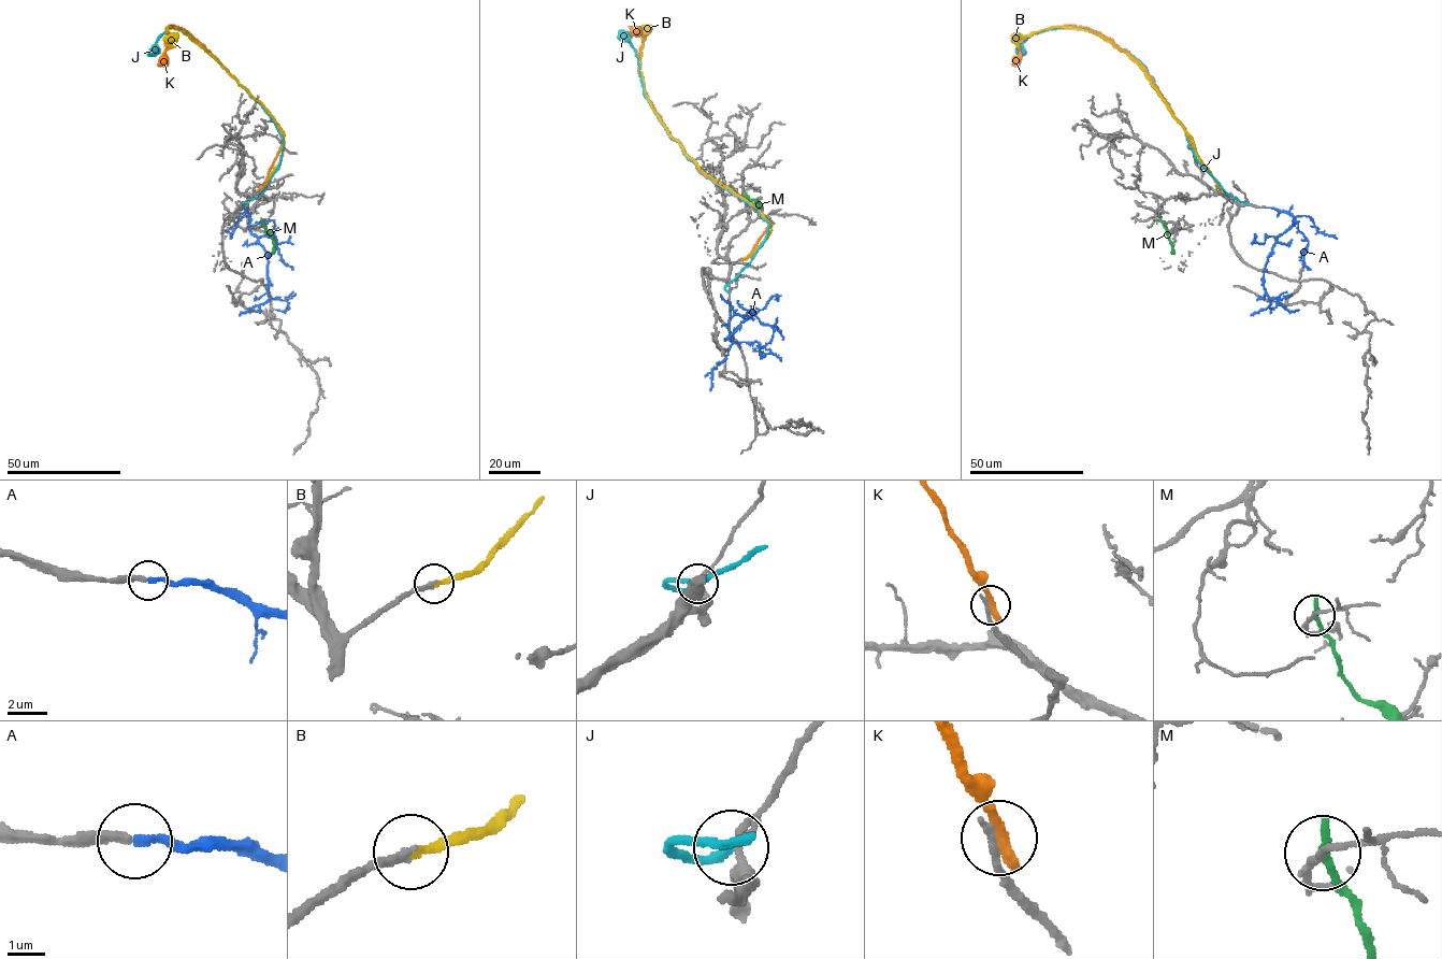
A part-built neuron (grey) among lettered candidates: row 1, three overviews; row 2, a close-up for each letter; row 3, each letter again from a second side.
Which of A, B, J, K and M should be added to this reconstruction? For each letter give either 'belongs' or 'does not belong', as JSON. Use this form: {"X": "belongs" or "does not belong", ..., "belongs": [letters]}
{"A": "belongs", "B": "belongs", "J": "does not belong", "K": "does not belong", "M": "does not belong", "belongs": ["A", "B"]}

